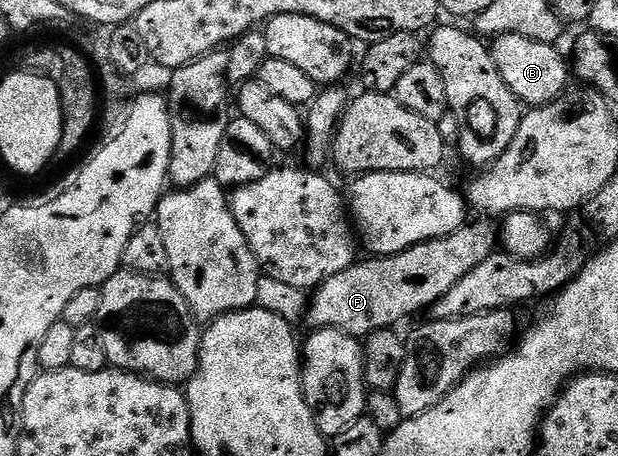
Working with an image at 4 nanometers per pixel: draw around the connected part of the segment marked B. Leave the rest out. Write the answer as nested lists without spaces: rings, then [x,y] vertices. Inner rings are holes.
[[[499,35],[490,47],[490,56],[496,61],[496,69],[500,69],[500,77],[504,77],[504,85],[512,89],[512,93],[523,104],[530,107],[542,107],[555,99],[563,98],[566,82],[572,79],[572,71],[562,60],[557,46],[540,41],[532,41],[528,37],[515,35]]]

